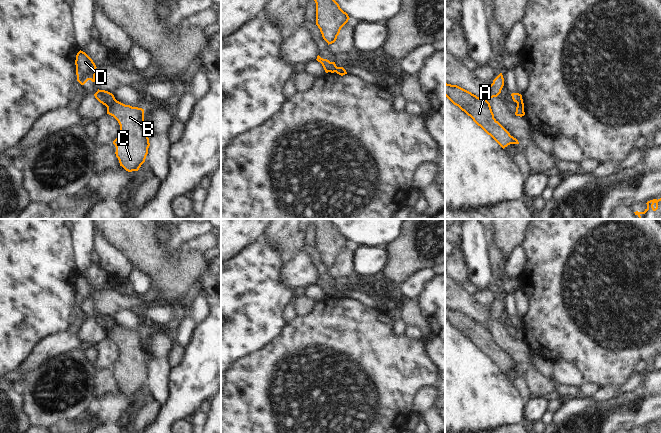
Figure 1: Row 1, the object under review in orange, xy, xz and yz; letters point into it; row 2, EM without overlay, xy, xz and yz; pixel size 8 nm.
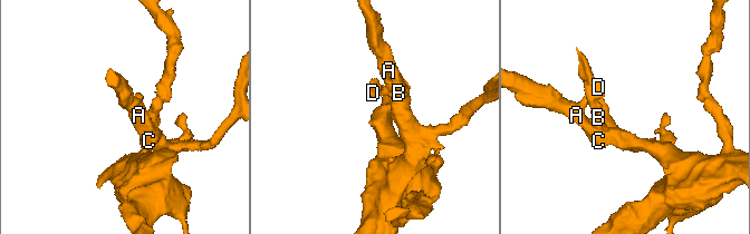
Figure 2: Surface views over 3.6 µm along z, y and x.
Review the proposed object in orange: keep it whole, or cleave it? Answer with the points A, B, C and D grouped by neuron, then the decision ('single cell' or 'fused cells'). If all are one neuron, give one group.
A B C / D; fused cells

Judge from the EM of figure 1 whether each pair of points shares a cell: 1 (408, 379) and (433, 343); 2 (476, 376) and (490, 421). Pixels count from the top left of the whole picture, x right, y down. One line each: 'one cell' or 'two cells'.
1: two cells
2: one cell

